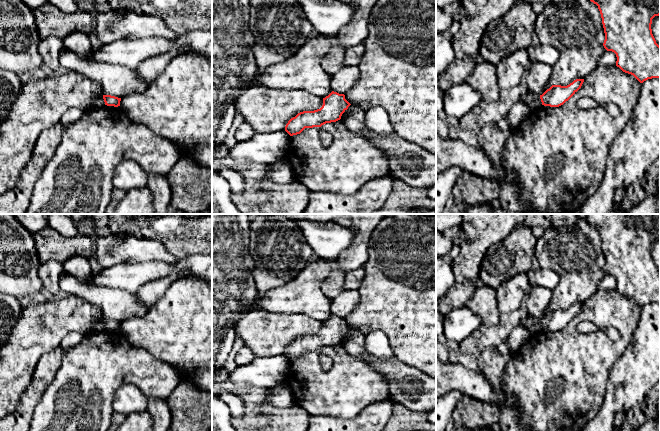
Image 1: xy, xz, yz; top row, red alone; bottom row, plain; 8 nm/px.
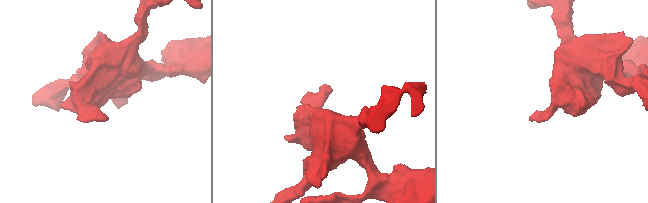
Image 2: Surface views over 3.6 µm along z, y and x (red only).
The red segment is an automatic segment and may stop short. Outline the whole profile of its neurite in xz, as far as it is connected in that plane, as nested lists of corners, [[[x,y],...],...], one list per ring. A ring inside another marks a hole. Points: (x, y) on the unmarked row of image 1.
[[[332,315],[323,322],[320,333],[303,335],[291,342],[285,350],[285,355],[293,360],[300,358],[305,352],[321,351],[326,347],[336,346],[350,329],[344,318]]]

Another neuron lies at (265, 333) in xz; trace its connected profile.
[[[250,310],[235,325],[235,335],[239,336],[244,346],[256,356],[268,357],[285,354],[288,345],[303,335],[314,335],[323,329],[323,322],[305,314],[283,314],[266,310]]]

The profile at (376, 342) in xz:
[[[380,330],[371,331],[365,335],[365,346],[368,352],[380,359],[389,359],[394,356],[386,334]]]

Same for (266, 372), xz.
[[[285,355],[260,357],[230,372],[231,382],[239,385],[271,389],[282,382],[289,371],[290,359]]]

